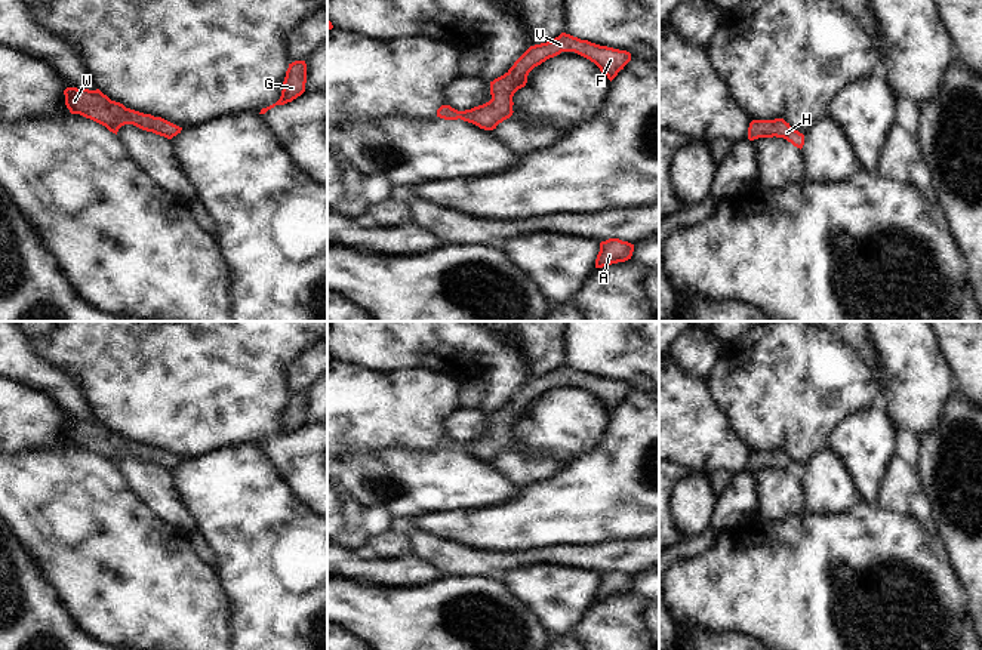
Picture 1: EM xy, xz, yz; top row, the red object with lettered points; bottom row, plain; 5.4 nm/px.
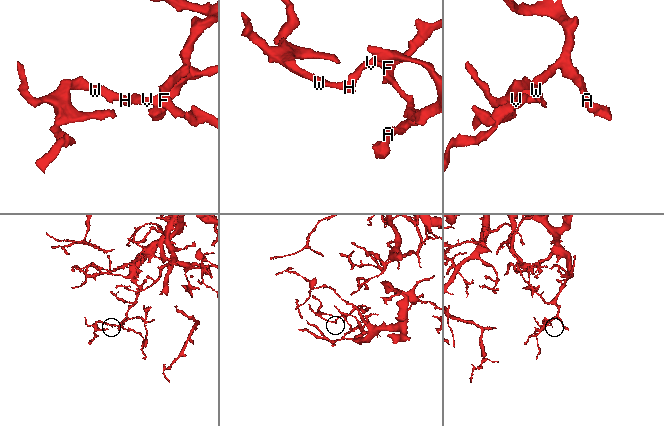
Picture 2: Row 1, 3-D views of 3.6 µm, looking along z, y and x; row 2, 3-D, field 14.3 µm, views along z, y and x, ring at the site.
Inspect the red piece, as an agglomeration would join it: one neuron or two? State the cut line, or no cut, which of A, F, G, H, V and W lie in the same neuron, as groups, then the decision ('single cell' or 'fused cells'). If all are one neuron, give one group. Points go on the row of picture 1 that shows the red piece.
no cut; A F G H V W; single cell

